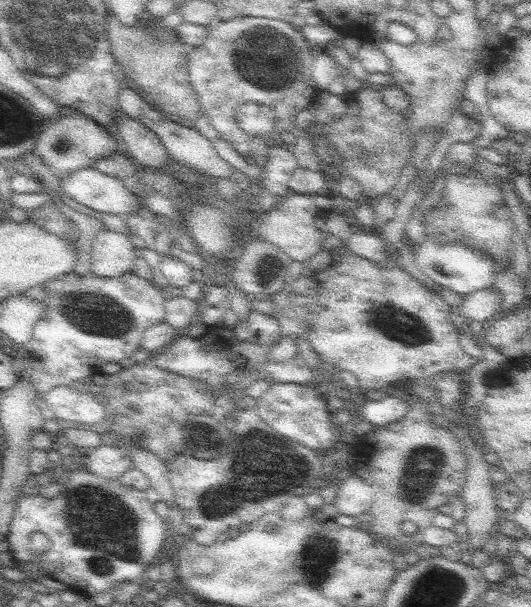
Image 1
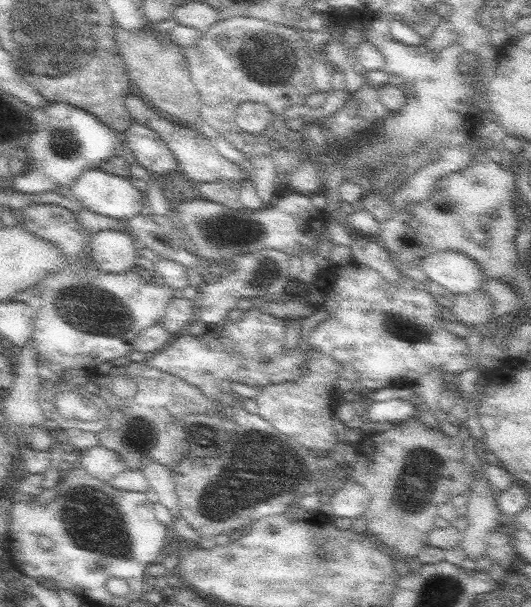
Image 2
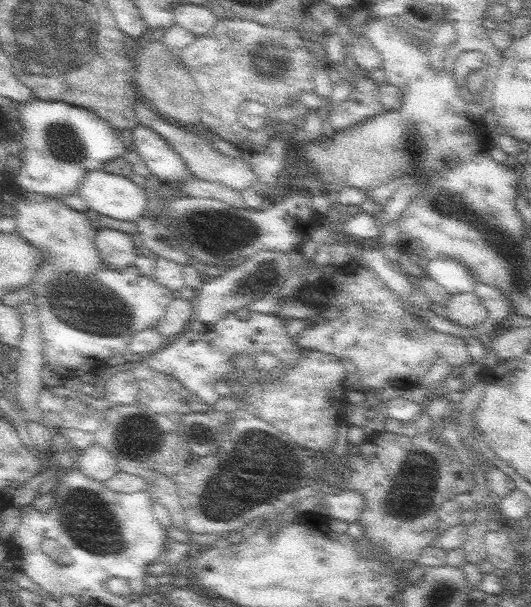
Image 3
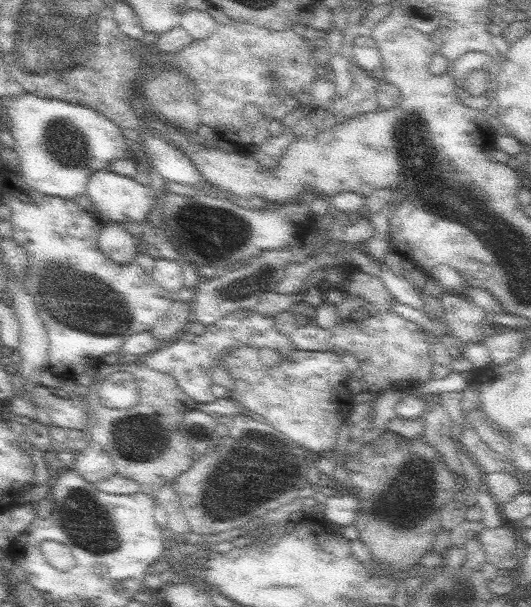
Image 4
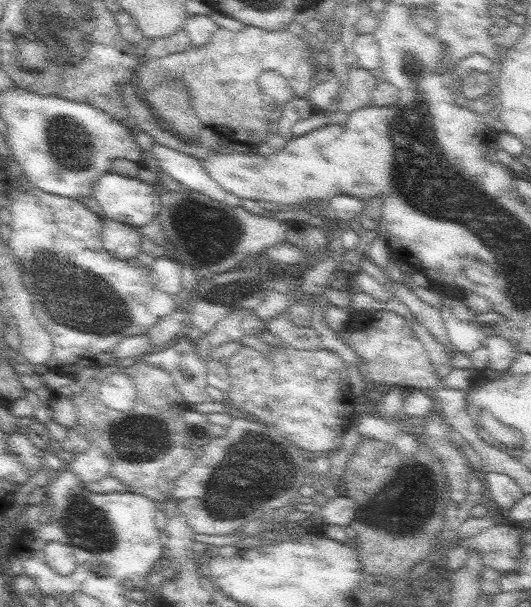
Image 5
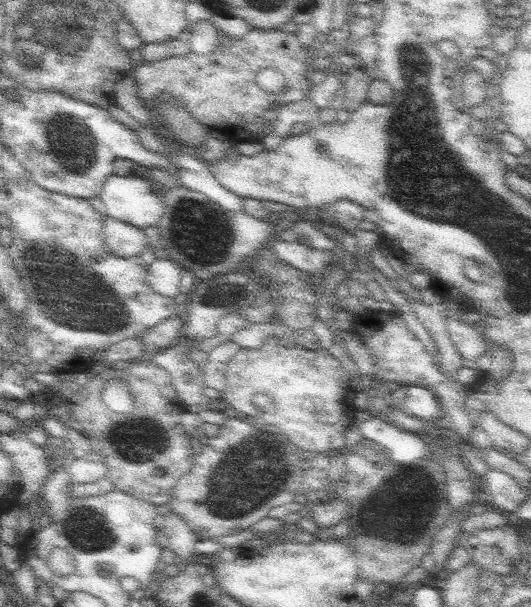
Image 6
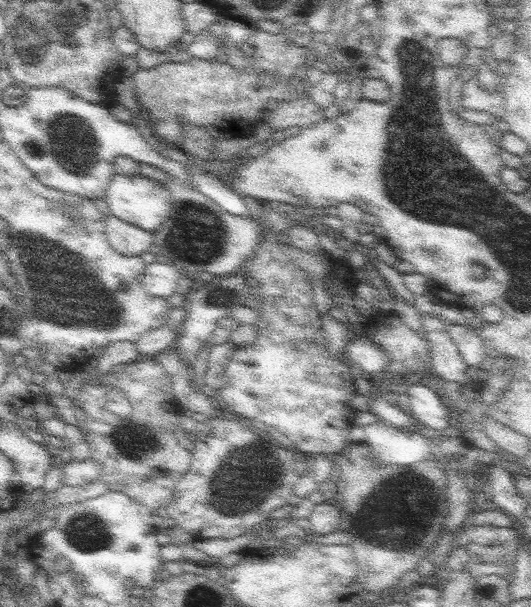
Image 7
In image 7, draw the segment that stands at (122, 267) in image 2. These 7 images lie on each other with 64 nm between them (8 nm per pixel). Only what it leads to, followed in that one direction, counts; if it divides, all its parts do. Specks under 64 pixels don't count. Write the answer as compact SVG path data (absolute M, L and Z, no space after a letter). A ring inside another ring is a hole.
M113 214L107 216L105 236L109 246L127 258L135 258L143 254L151 244L151 232L139 226L133 226L121 218L115 218Z

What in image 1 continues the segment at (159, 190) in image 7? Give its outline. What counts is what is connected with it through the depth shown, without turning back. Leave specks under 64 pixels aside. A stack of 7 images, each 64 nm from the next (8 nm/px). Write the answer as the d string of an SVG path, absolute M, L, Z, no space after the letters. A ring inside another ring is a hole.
M85 168L85 170L77 170L77 172L71 172L71 174L63 174L59 176L59 192L63 196L67 196L69 200L73 200L75 204L81 204L89 210L95 210L99 214L115 214L115 216L131 216L135 214L141 204L137 202L137 198L129 192L129 184L115 178L115 176L109 176L109 174L103 174L101 170L97 168Z

